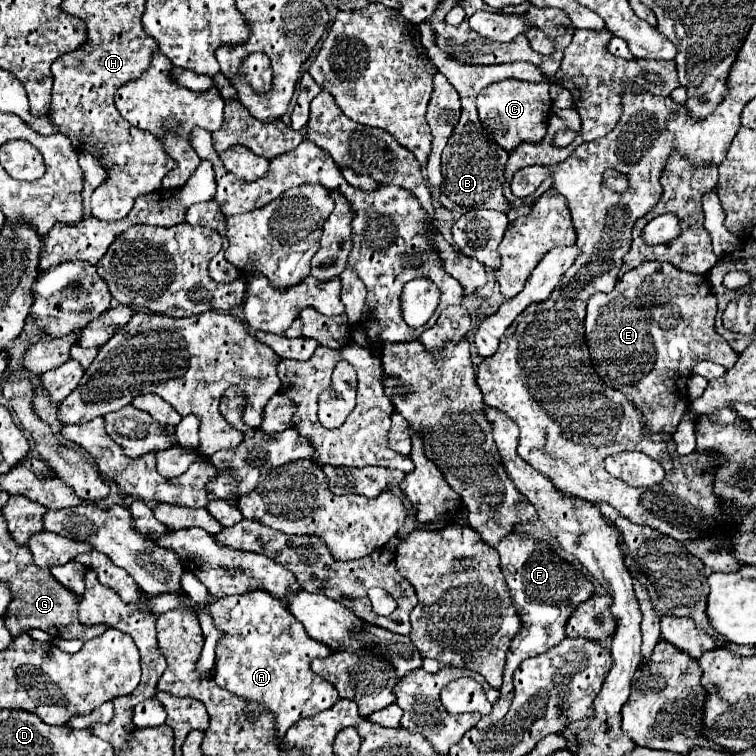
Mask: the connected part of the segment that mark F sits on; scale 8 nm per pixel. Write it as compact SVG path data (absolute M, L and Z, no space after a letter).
M509 534L505 540L501 540L495 550L501 556L501 570L505 574L507 586L511 590L513 608L517 610L517 616L521 618L521 632L511 640L509 652L507 652L507 666L501 686L501 696L497 704L493 704L493 710L489 716L483 716L477 722L479 730L489 728L497 720L501 720L513 700L513 672L519 668L519 664L525 658L543 654L545 650L557 646L565 638L565 622L569 614L577 608L579 602L587 600L593 594L591 582L573 566L563 562L551 548L549 542L537 542L527 538L525 534Z

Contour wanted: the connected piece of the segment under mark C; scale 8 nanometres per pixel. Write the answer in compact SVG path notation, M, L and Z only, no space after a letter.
M501 80L487 86L477 96L479 120L483 130L507 152L515 150L519 144L537 144L547 134L547 120L551 114L549 82L521 82L521 80Z

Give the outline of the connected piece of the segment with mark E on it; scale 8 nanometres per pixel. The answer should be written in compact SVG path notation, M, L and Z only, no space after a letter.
M653 260L625 272L609 294L593 294L587 302L585 342L589 346L591 364L605 384L629 396L641 412L647 432L675 432L681 416L689 408L683 382L691 376L691 368L697 360L717 362L725 368L731 368L737 362L737 352L715 330L715 296L713 292L705 294L701 286L707 286L709 290L707 274L681 272L669 262Z

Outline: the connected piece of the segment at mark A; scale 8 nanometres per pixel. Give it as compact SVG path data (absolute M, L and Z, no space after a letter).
M261 590L245 592L243 596L209 596L207 594L207 602L203 604L201 610L209 612L215 628L223 630L223 638L217 642L217 648L215 648L215 654L217 654L215 670L213 670L215 684L233 692L235 696L243 698L245 702L259 702L277 718L275 740L277 740L279 750L285 750L285 748L281 748L283 746L281 740L283 740L285 732L293 724L297 724L297 720L303 720L305 716L317 716L325 710L329 710L337 702L339 694L333 688L333 684L329 684L327 680L323 680L311 672L311 660L325 658L331 654L331 650L325 644L309 638L305 628L295 620L293 614L289 614L287 606L281 600L269 596L267 592L261 592Z

